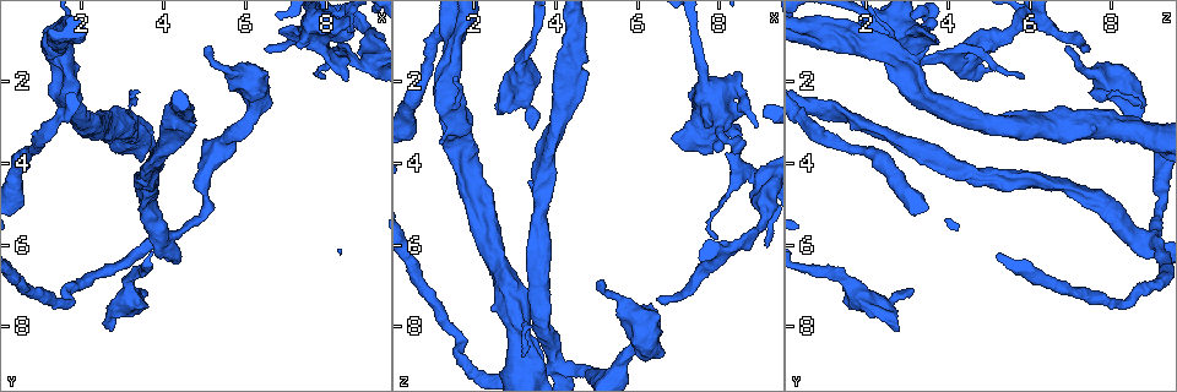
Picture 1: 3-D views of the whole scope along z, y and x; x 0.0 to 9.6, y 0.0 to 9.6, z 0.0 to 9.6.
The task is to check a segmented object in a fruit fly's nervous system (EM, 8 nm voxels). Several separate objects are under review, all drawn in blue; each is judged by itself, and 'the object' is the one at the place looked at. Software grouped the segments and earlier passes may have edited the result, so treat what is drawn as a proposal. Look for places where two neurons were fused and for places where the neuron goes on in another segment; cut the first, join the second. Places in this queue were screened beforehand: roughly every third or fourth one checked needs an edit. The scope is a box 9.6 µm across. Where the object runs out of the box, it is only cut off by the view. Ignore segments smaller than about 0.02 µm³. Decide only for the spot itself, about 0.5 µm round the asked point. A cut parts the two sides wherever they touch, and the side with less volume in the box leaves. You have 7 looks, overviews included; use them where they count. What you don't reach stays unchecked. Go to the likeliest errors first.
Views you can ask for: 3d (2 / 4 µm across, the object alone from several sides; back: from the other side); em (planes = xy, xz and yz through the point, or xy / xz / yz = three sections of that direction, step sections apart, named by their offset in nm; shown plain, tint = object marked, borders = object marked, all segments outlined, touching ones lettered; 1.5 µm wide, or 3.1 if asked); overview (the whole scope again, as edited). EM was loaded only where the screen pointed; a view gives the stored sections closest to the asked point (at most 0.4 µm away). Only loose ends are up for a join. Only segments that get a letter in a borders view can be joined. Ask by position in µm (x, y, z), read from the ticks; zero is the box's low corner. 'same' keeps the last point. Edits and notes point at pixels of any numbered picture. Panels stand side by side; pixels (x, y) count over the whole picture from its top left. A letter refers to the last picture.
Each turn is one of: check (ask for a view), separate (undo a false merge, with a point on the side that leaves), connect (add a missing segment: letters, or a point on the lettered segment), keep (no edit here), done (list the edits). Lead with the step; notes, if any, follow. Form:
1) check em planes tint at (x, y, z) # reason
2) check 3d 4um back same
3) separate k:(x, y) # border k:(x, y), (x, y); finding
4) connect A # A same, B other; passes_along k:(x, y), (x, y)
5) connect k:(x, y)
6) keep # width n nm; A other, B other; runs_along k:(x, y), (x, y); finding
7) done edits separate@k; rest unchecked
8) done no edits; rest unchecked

check 3d 2um at (9.15, 1.50, 4.45) # abrupt turn

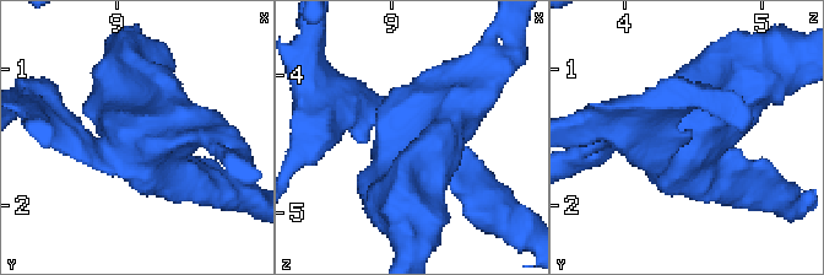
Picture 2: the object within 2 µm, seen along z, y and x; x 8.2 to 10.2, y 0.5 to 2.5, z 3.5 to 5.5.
check em yz step 4 borders at (9.14, 1.52, 4.44)

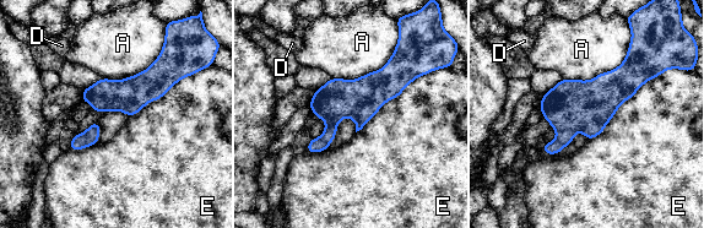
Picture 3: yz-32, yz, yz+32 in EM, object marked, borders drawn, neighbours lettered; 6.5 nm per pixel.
separate 3:(575, 106) # A other, D other, E other; border 3:(574, 131), (557, 132); a second neuron is stuck on

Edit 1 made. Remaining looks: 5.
check overview

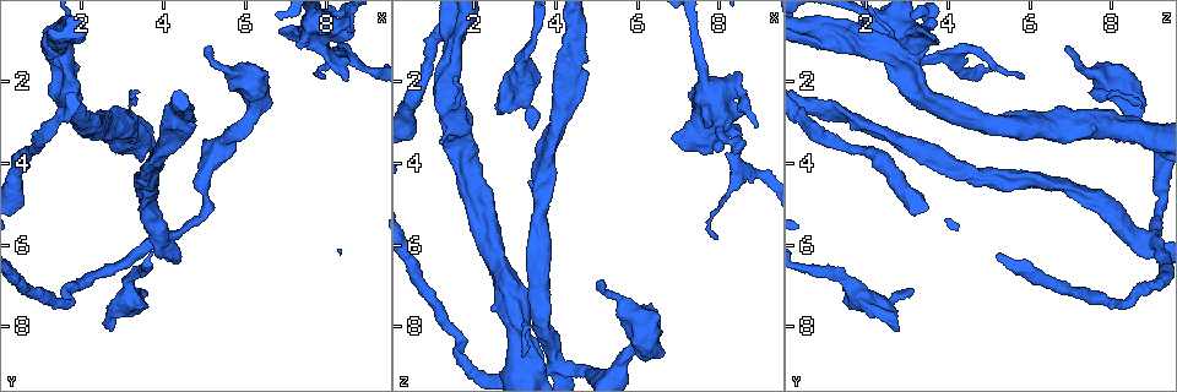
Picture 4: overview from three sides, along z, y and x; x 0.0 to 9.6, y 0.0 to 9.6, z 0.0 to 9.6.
check 3d 2um at (3.95, 5.95, 8.95) # four-way junction

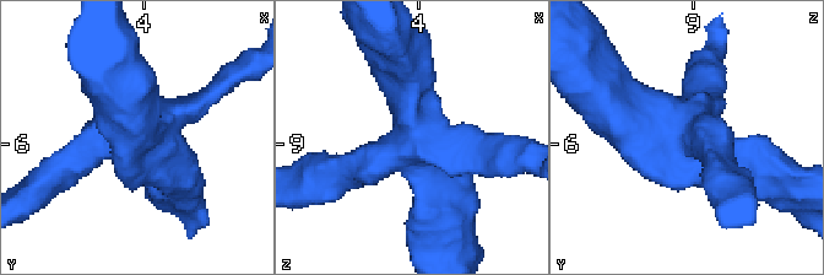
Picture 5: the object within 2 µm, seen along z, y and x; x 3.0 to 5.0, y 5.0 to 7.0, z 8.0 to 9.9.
check em planes tint at (4.02, 5.94, 8.92) # arms 4; need the tissue

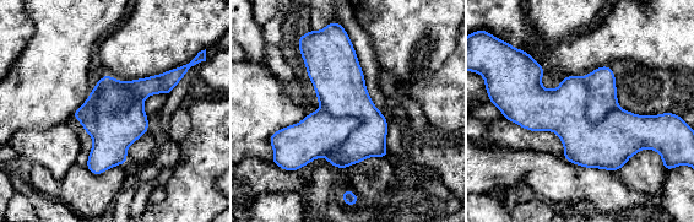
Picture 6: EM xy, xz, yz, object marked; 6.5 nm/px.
check em planes borders same # see the neighbours

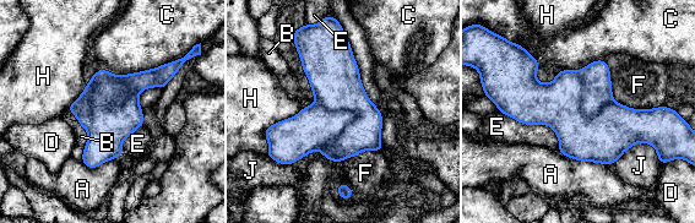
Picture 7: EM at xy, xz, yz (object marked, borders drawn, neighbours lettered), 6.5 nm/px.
separate 7:(338, 93) # width 400 nm; A other, B other, C other, D other, E other, F other, H other, J other; two neurons meet here

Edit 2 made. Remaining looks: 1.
done edits separate@3, separate@7; rest unchecked

